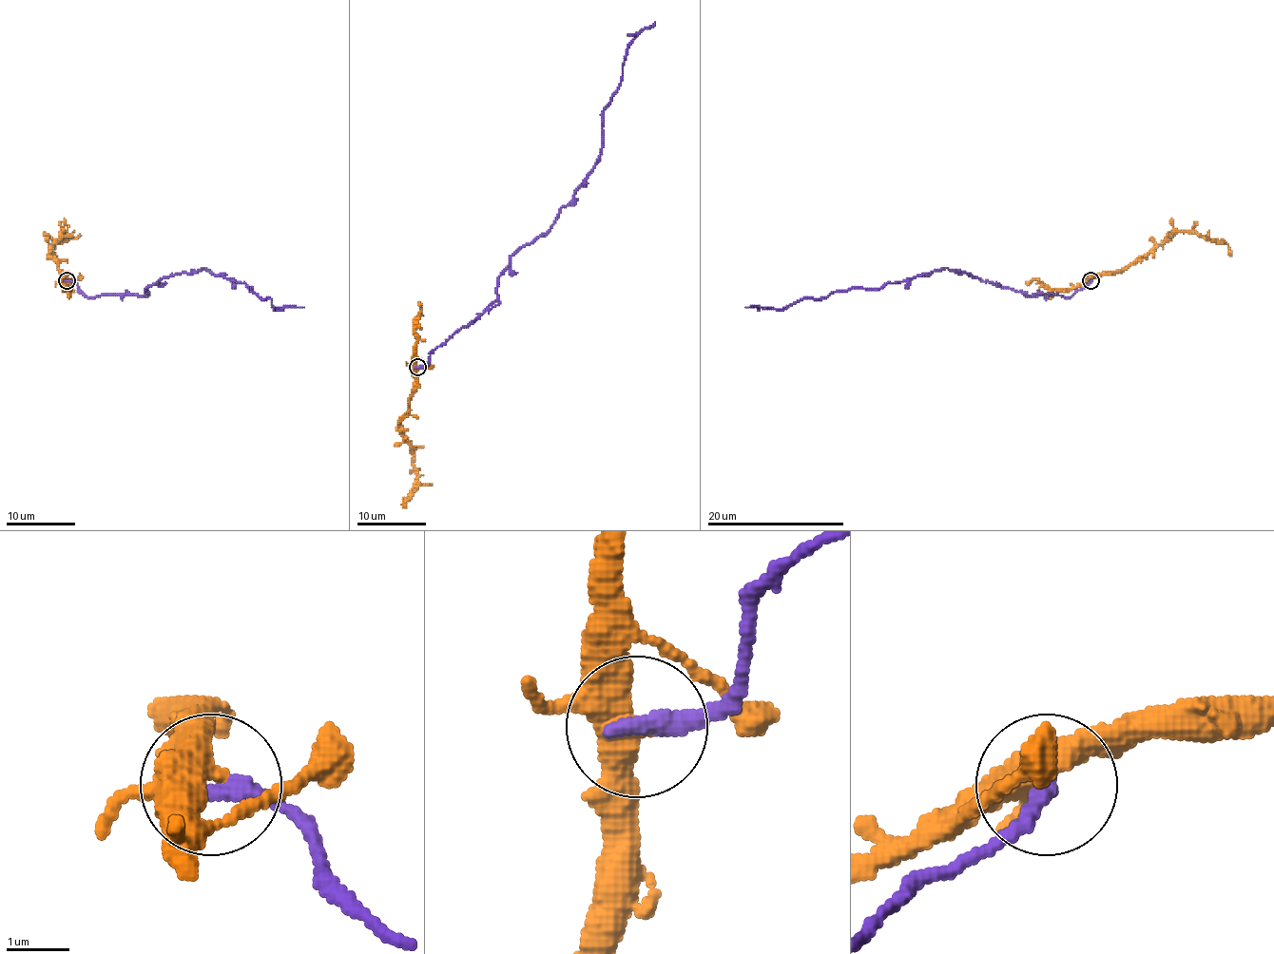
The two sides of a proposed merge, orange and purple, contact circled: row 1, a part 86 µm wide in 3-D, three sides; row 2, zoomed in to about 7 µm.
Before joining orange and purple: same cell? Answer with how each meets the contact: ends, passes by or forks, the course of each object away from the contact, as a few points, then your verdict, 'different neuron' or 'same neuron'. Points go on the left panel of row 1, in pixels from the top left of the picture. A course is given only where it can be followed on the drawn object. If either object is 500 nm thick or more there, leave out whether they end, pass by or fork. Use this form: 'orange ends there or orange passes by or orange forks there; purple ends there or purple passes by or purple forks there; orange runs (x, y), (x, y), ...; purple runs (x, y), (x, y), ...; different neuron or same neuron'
orange forks there; purple ends there; orange runs (67, 279), (50, 256), (50, 249), (62, 232), (66, 235), (53, 245), (53, 256); purple runs (67, 279), (87, 296), (143, 295), (158, 281), (202, 268), (244, 283), (275, 309), (304, 307); different neuron

